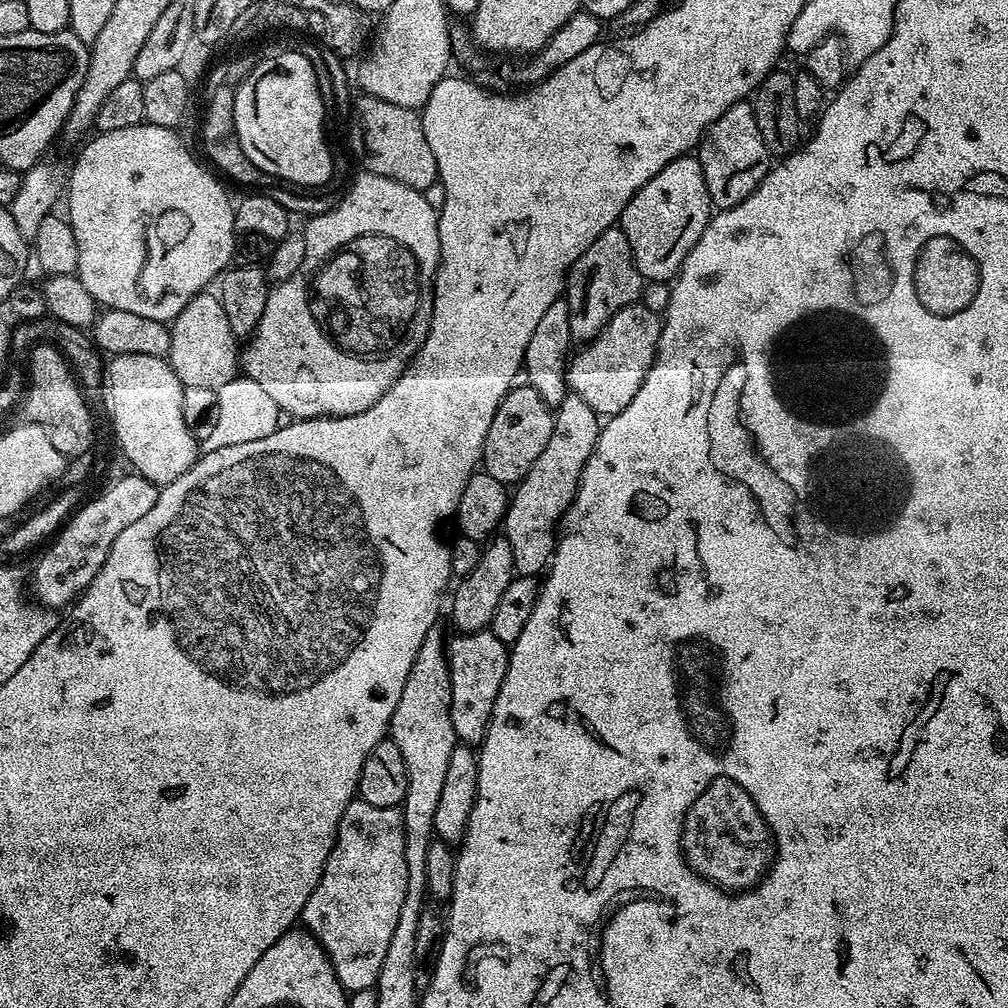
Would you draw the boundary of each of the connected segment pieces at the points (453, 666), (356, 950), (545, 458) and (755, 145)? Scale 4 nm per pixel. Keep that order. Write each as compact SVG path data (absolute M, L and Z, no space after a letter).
M491 630L456 634L448 644L450 666L450 722L454 722L457 741L469 746L479 746L492 716L492 707L498 698L502 678L508 669L509 645L504 644Z
M353 798L336 827L336 841L330 850L330 858L326 858L322 878L318 886L314 886L314 894L310 894L302 913L303 927L326 950L334 966L334 974L345 992L351 994L367 988L375 989L378 970L382 970L394 926L398 926L398 914L402 910L402 898L406 898L407 885L401 809L370 806L370 802Z
M569 394L555 409L554 430L550 434L550 442L546 442L546 450L542 450L542 454L538 454L534 466L530 466L527 474L520 480L519 484L515 485L510 496L508 513L502 521L502 532L512 547L514 566L519 575L539 577L551 564L552 554L556 550L558 539L557 525L563 521L565 510L576 499L576 489L580 487L580 475L586 466L586 458L590 458L590 454L596 448L601 427L601 417L597 416L586 402L582 402L574 394Z
M740 101L732 106L722 117L716 119L704 133L704 137L697 147L696 157L702 166L707 193L710 194L711 202L715 209L724 211L744 201L764 180L764 176L770 167L770 153L764 142L761 130L758 128L753 105L749 101Z

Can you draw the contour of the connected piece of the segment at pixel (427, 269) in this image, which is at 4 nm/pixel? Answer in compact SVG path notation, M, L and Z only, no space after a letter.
M361 171L360 177L353 182L348 188L348 193L337 202L336 208L332 208L329 212L320 212L317 216L312 216L308 220L308 225L302 228L304 241L306 242L306 254L302 258L302 266L298 266L298 270L294 270L294 274L290 274L290 278L273 283L268 289L268 297L266 298L266 310L262 310L262 318L258 322L258 326L253 330L250 339L247 341L248 349L242 352L242 372L247 379L258 382L258 386L262 386L262 390L266 390L266 394L270 394L270 398L274 398L274 402L280 407L281 413L287 414L289 417L297 420L314 420L321 416L353 416L354 414L362 414L362 410L370 410L370 406L374 406L374 402L378 402L378 398L382 398L382 394L386 394L386 390L390 390L390 386L400 377L405 368L408 367L414 352L413 349L404 348L405 346L397 346L383 354L374 356L358 356L355 351L339 348L337 344L332 342L332 337L320 327L320 323L314 318L312 306L310 303L310 281L313 279L314 270L319 269L333 254L340 251L354 238L359 236L385 236L386 238L394 238L394 242L398 242L402 246L406 246L406 250L410 250L410 254L414 254L416 266L419 269L421 277L435 277L436 268L440 264L440 239L438 238L438 215L437 205L432 205L427 200L424 192L414 190L410 186L402 186L402 182L394 182L390 178L382 178L373 172Z

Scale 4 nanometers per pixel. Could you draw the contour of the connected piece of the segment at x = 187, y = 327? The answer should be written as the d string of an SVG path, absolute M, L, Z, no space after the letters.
M205 290L190 298L190 302L170 322L172 337L166 357L174 374L185 388L208 387L219 390L238 376L238 338L230 330L226 310L222 310L219 295Z

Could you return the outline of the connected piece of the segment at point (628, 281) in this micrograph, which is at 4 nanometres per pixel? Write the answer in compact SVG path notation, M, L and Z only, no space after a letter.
M617 226L598 234L598 238L594 238L593 244L586 249L586 254L582 254L568 272L566 299L573 341L595 340L618 310L641 299L645 283L632 260L630 242L623 228Z

